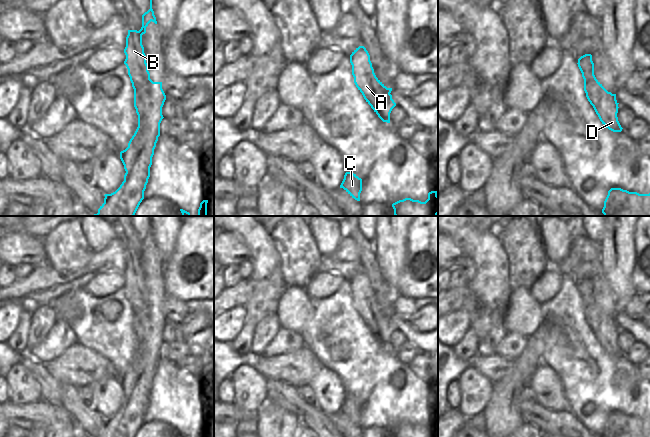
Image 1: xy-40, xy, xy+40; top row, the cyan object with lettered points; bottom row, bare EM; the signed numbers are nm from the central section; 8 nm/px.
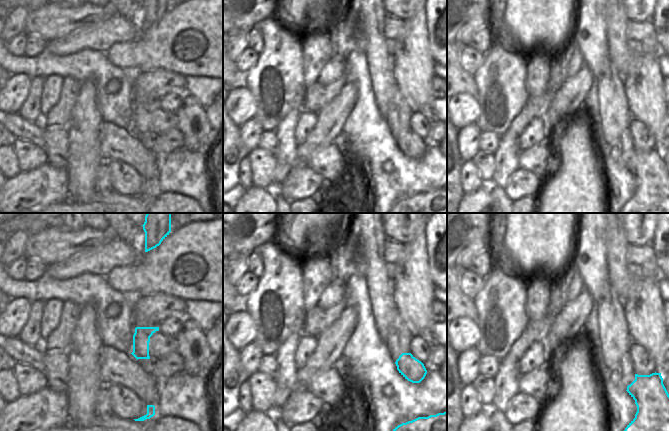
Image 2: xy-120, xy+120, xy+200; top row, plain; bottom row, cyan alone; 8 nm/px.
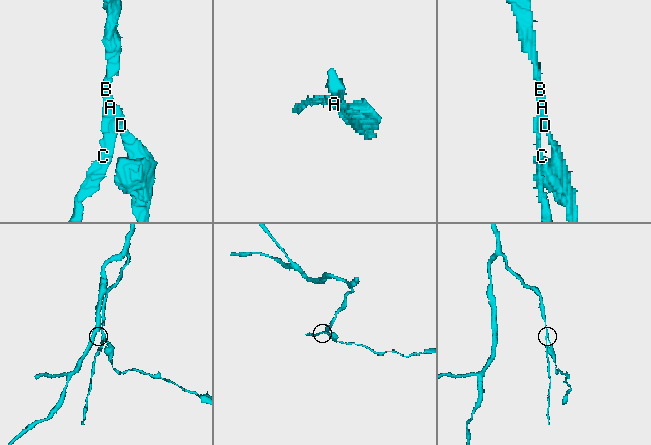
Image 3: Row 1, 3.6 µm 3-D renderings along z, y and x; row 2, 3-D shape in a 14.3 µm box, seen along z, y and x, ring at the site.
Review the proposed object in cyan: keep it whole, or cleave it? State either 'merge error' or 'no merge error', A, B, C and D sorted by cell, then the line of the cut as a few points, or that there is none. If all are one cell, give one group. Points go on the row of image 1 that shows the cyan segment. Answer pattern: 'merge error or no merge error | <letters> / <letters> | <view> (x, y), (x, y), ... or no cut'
merge error | A B C / D | xy-40 (165, 98), (144, 109), (147, 130)

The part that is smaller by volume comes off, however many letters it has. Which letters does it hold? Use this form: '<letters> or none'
D

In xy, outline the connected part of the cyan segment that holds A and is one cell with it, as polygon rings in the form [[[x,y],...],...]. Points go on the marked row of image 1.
[[[359,46],[352,52],[350,63],[354,83],[370,106],[376,105],[376,90],[383,90],[386,97],[391,93],[392,88],[387,88],[376,77],[370,55],[364,46]]]

